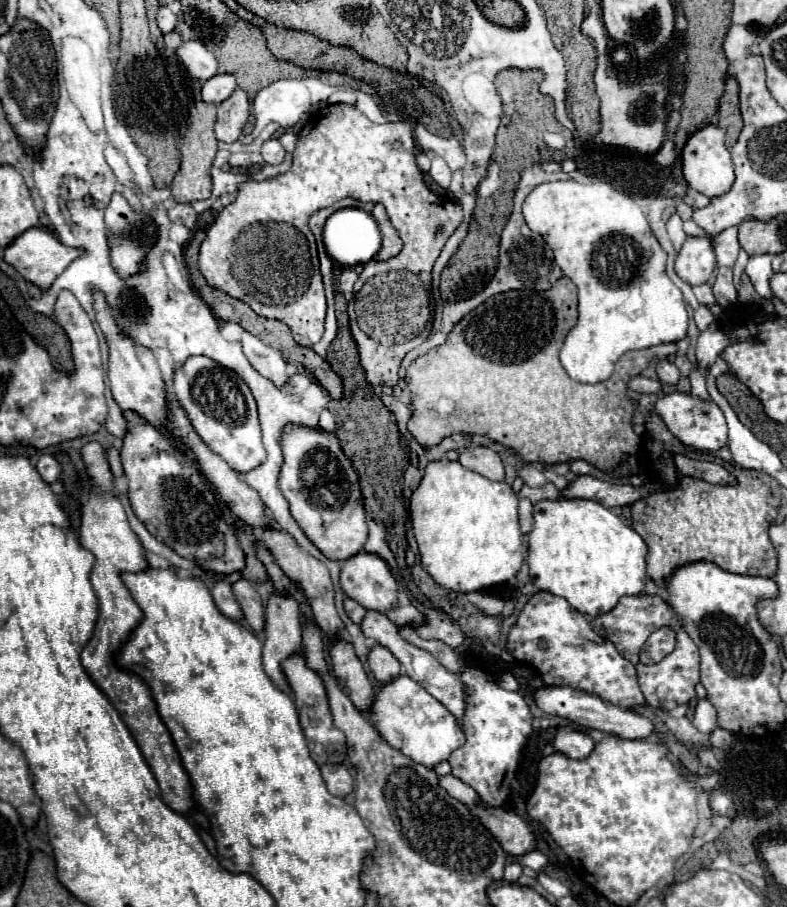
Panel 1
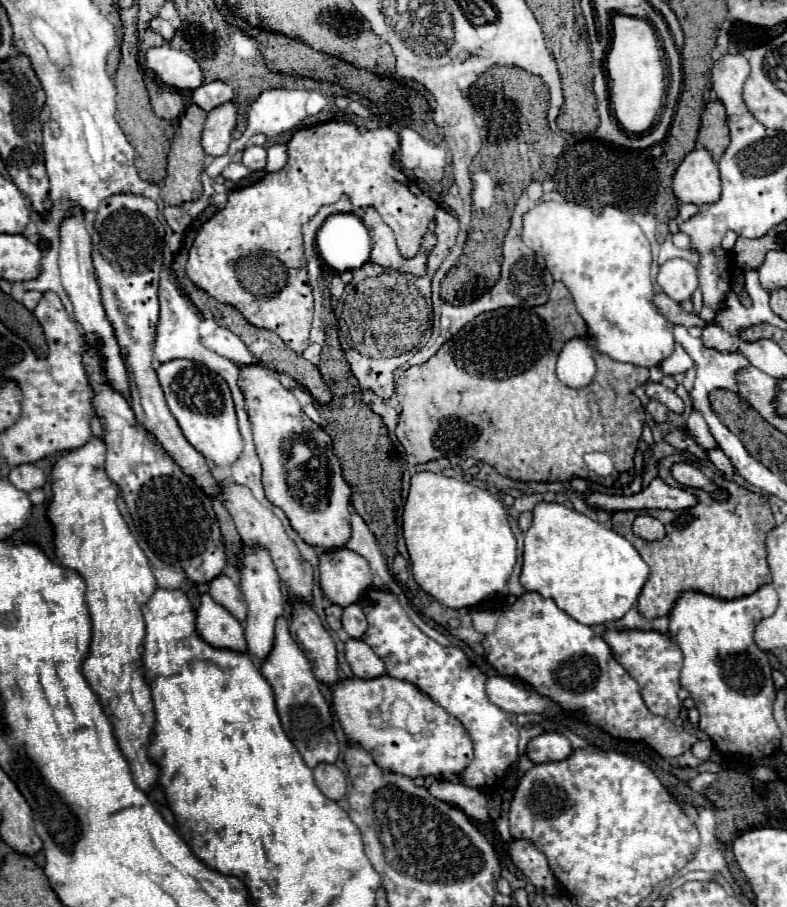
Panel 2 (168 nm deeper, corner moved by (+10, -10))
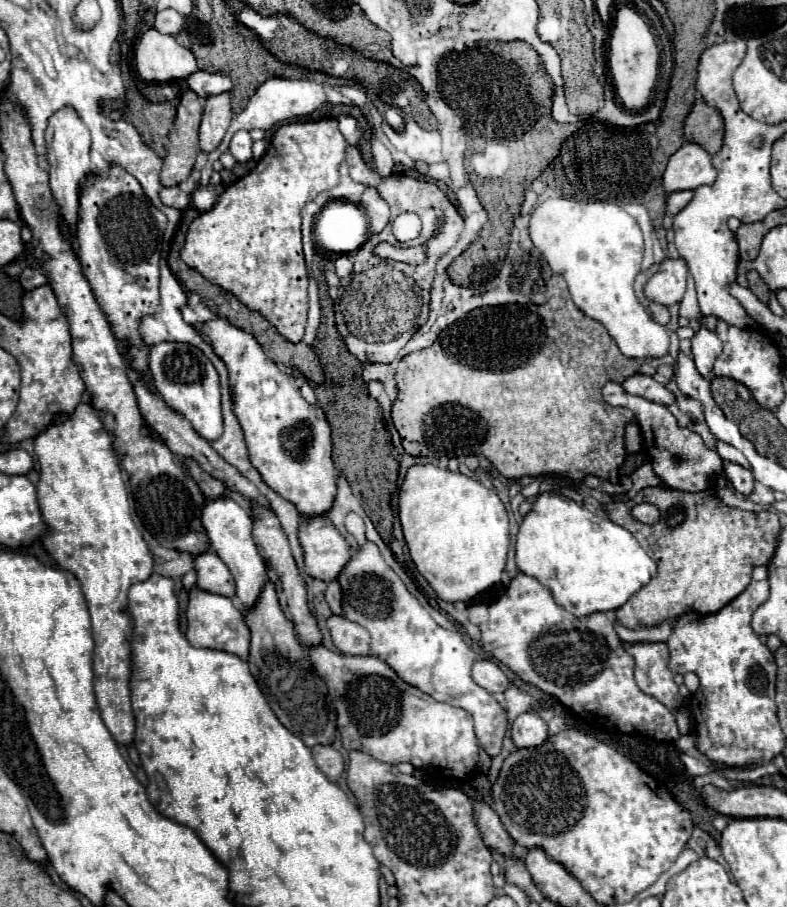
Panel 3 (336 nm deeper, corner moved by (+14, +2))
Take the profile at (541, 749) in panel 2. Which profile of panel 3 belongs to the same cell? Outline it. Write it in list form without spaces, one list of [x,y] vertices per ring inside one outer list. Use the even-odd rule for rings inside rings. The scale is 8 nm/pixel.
[[[523,713],[513,721],[511,737],[517,749],[529,749],[529,747],[543,745],[549,739],[547,723],[535,713]]]

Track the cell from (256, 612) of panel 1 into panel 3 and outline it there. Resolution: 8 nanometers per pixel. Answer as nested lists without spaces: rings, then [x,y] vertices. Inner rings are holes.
[[[207,551],[195,557],[195,571],[197,571],[197,585],[201,589],[223,595],[223,597],[235,595],[233,575],[213,551]]]

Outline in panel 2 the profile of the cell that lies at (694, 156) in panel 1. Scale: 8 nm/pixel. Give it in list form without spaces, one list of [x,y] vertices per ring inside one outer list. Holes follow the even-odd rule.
[[[693,149],[677,167],[673,193],[681,203],[715,203],[721,197],[719,169],[707,149]]]

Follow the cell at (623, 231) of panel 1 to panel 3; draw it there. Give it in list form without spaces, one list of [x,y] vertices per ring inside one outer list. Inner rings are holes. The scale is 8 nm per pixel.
[[[545,199],[539,203],[529,219],[529,233],[533,245],[543,253],[553,273],[559,273],[565,277],[569,285],[569,293],[575,301],[575,305],[591,319],[597,319],[605,325],[609,335],[615,339],[617,347],[623,355],[633,359],[647,359],[647,357],[663,357],[669,351],[669,335],[667,329],[657,323],[649,311],[639,303],[635,297],[633,285],[635,277],[641,271],[641,259],[643,259],[643,233],[627,211],[623,211],[621,205],[611,201],[573,201],[573,199]]]

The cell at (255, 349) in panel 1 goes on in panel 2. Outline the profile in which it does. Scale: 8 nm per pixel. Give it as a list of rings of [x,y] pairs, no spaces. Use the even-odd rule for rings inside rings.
[[[217,327],[209,337],[201,337],[201,341],[211,351],[215,351],[215,353],[231,359],[237,365],[253,365],[253,363],[259,363],[249,353],[249,349],[245,347],[245,343],[233,331],[225,329],[225,327]]]

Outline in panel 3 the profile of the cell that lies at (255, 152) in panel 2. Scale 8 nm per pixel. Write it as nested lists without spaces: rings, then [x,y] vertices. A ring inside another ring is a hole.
[[[241,131],[241,133],[235,133],[233,139],[231,139],[231,145],[229,145],[229,151],[231,155],[237,159],[237,161],[249,161],[253,157],[251,153],[251,145],[253,145],[253,139],[249,133]]]

